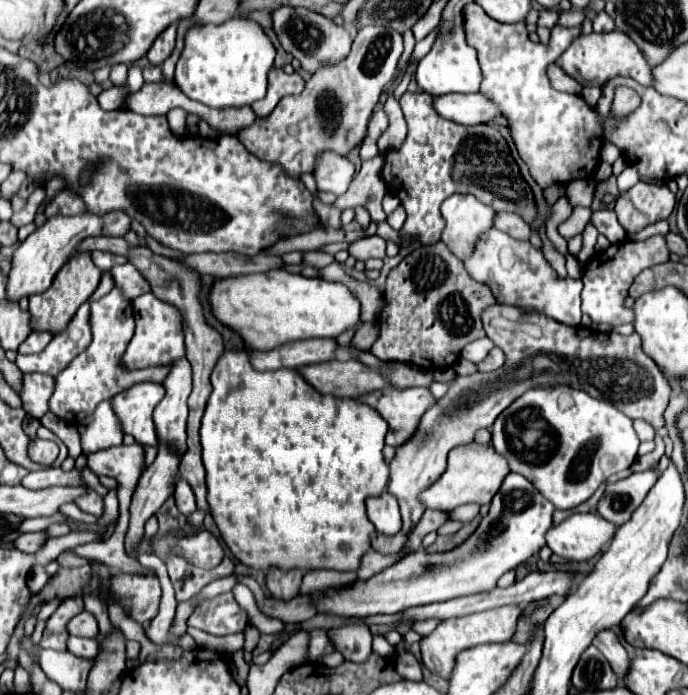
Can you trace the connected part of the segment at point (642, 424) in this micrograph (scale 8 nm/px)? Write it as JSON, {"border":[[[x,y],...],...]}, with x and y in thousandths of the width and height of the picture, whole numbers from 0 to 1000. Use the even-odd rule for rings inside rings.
{"border":[[[922,606],[922,617],[924,617],[930,635],[945,635],[945,632],[951,632],[951,626],[953,626],[953,620],[945,617],[945,612],[942,612],[939,606]]]}

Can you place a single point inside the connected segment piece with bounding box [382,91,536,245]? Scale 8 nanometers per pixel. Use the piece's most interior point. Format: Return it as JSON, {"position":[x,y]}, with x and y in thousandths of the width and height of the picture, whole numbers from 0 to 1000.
{"position":[638,227]}

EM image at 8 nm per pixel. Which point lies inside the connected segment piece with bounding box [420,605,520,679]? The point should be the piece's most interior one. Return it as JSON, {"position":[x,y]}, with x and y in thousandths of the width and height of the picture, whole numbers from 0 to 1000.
{"position":[638,935]}

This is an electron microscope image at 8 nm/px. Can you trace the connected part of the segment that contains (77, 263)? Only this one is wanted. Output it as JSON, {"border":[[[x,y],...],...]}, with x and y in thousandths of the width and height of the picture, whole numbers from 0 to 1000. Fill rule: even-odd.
{"border":[[[113,364],[102,370],[102,376],[96,376],[96,381],[90,381],[90,387],[81,393],[73,416],[44,427],[44,465],[49,468],[47,476],[73,476],[76,482],[90,479],[90,473],[96,473],[96,468],[113,447],[113,442],[122,433],[128,433],[140,419],[145,407],[145,396],[148,393],[142,384],[137,384],[131,364]]]}

